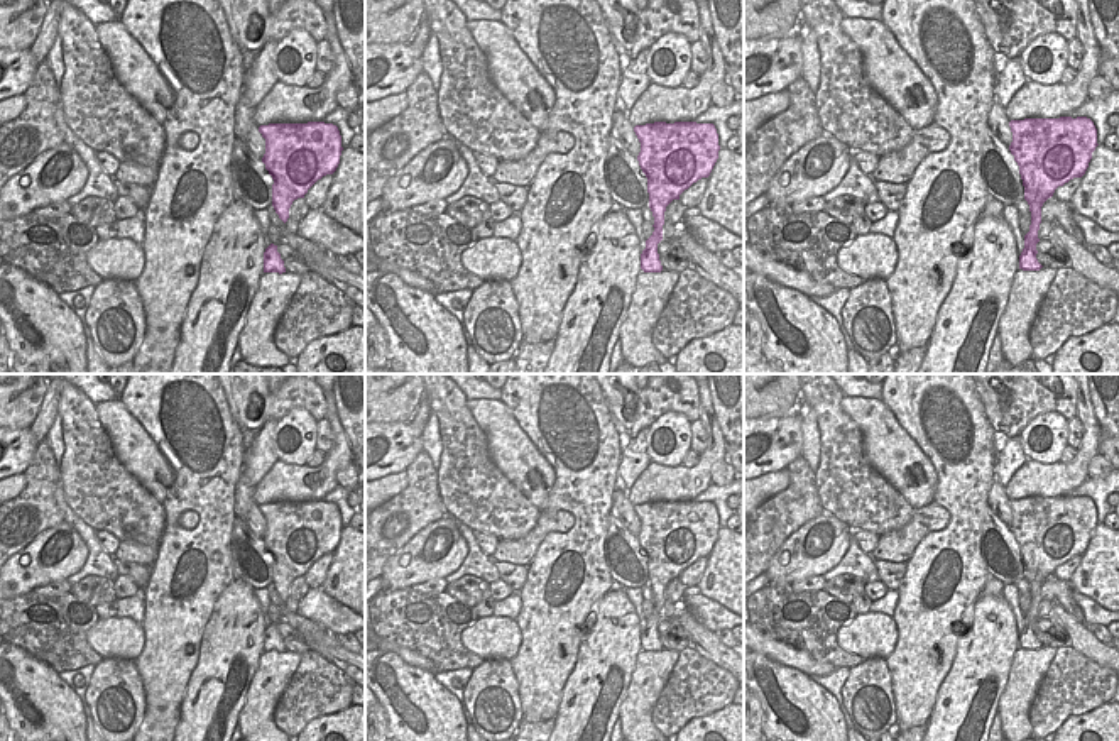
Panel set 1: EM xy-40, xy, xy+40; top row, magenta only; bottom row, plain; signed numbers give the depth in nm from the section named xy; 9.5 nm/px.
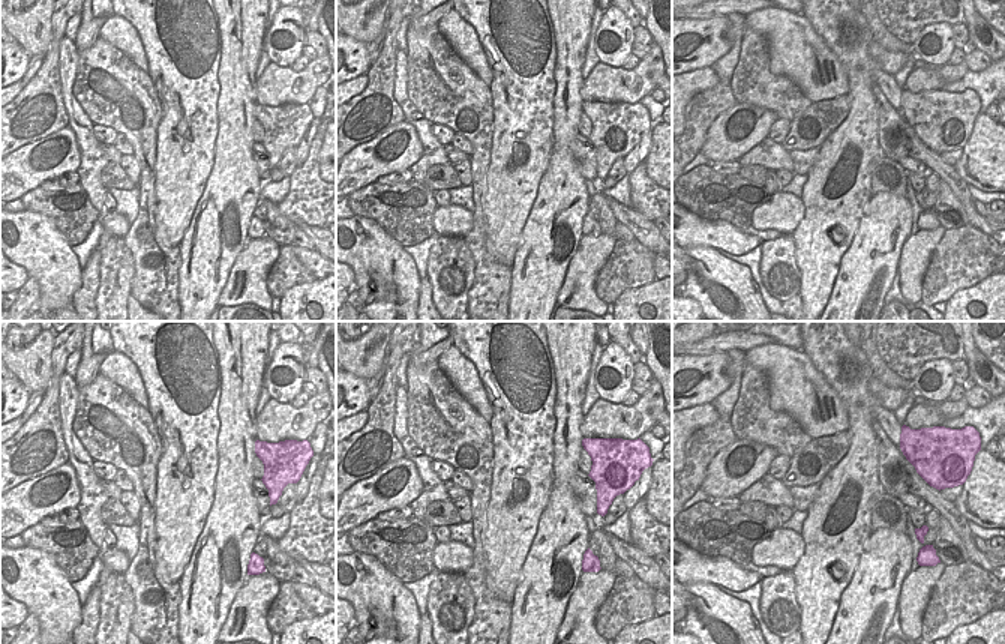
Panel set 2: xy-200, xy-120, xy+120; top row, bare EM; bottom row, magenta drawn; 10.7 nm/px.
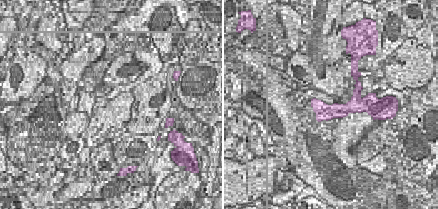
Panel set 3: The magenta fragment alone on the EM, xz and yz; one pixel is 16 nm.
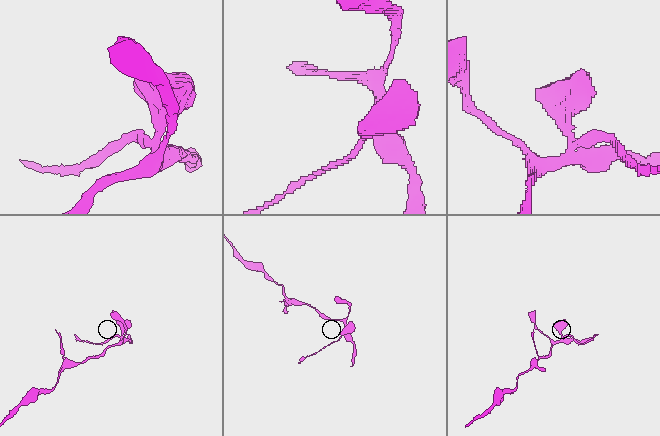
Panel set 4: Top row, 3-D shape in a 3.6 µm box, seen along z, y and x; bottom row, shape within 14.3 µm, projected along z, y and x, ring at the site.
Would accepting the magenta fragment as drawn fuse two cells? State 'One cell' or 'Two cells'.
Two cells

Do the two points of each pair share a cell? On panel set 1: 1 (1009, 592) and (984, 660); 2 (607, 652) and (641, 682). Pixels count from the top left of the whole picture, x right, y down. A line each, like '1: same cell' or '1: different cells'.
1: different cells
2: different cells

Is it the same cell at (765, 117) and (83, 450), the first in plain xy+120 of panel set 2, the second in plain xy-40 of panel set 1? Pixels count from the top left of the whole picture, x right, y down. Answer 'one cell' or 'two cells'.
two cells

